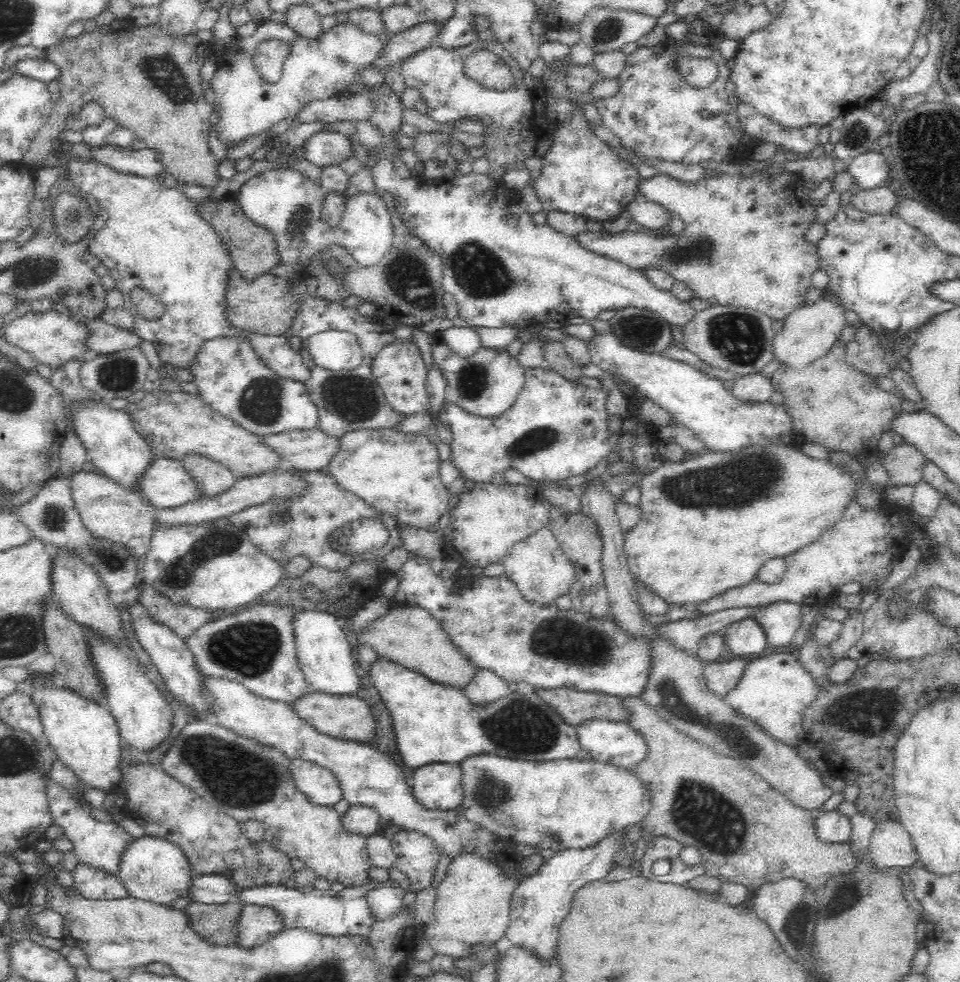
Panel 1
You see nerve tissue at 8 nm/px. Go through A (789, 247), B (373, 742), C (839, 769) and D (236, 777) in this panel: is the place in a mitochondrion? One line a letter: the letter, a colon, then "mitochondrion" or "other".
A: other
B: other
C: other
D: mitochondrion

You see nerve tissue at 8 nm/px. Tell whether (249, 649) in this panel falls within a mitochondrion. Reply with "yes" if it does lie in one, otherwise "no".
yes

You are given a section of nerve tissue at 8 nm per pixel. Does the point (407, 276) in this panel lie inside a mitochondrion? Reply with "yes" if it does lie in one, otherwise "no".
yes

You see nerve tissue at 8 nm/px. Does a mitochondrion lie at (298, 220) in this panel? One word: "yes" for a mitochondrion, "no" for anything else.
yes

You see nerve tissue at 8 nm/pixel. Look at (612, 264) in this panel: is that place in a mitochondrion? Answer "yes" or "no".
no

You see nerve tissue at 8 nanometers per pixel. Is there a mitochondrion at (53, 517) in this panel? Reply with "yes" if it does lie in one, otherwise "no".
yes

